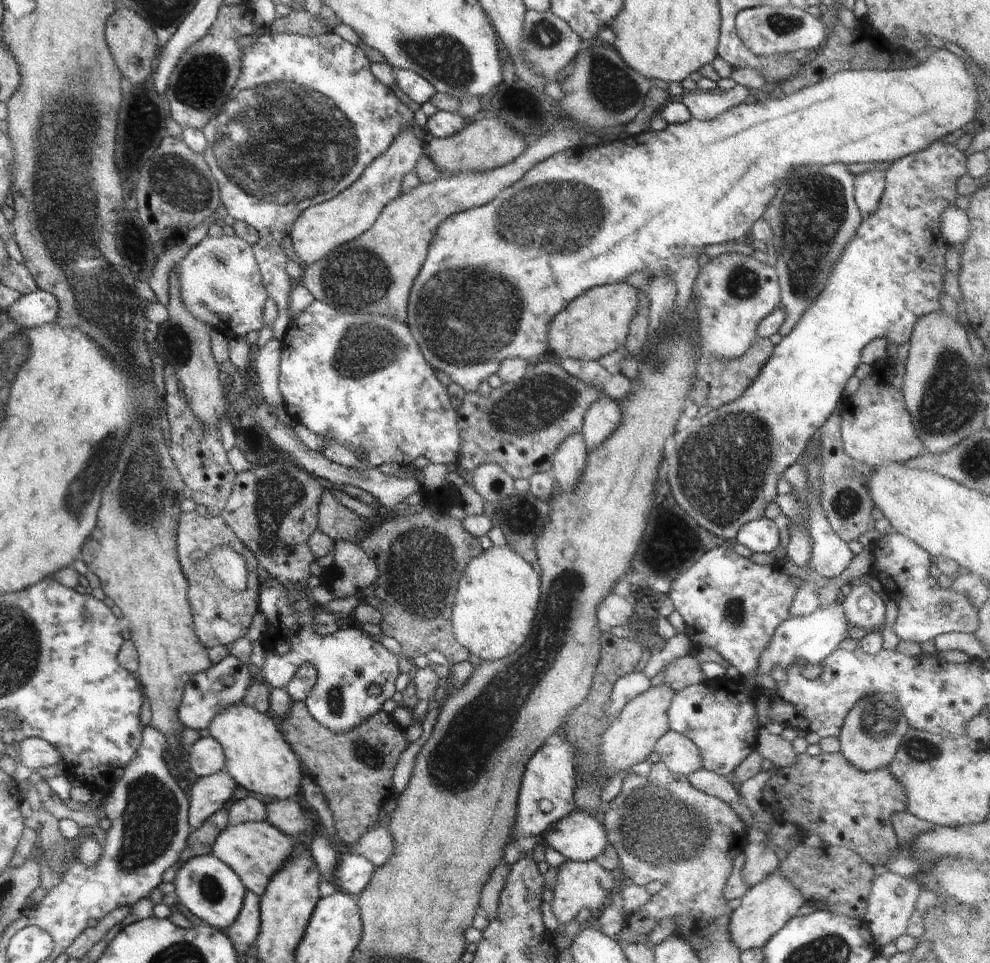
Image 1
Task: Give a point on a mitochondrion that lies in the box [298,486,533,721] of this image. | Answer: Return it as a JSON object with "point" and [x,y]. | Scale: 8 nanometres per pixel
{"point":[419,563]}

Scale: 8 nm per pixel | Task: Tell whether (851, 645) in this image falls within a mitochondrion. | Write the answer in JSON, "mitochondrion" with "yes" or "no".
{"mitochondrion":"no"}

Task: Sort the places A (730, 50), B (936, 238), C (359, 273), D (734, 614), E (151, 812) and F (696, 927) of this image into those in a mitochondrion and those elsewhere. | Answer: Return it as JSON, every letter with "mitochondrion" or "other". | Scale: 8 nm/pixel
{"A":"other","B":"other","C":"mitochondrion","D":"mitochondrion","E":"mitochondrion","F":"other"}

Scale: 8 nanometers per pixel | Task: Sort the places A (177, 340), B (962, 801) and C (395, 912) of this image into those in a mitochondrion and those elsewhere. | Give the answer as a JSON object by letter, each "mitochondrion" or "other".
{"A":"mitochondrion","B":"other","C":"other"}

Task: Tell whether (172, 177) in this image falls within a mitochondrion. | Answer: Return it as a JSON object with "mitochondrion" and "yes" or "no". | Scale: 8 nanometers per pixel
{"mitochondrion":"yes"}

